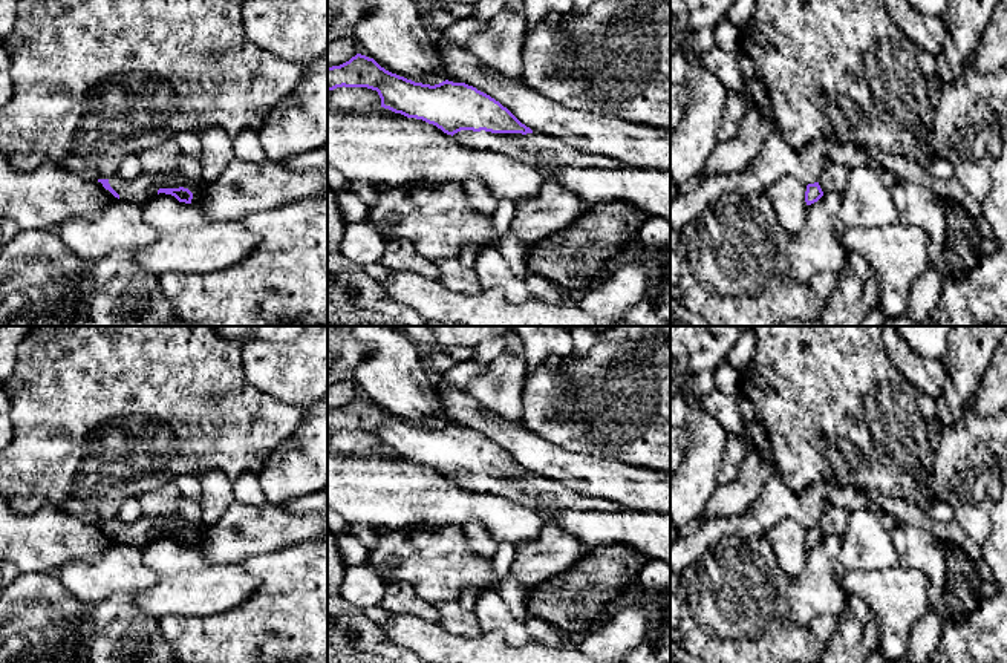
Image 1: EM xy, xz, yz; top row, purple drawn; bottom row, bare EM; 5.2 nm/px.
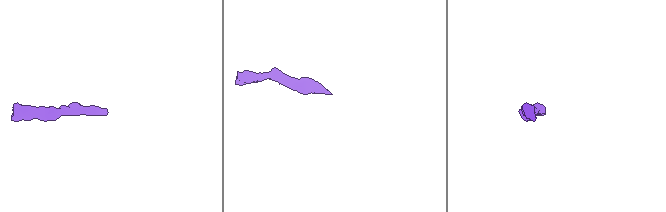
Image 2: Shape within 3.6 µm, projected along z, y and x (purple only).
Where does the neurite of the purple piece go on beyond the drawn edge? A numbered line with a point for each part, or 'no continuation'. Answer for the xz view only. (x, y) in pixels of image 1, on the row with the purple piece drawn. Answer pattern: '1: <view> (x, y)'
1: xz (547, 153)

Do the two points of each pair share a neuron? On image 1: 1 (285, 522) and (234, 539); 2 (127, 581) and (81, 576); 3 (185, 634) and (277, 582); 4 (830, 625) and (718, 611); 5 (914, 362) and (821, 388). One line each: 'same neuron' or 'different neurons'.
1: same neuron
2: same neuron
3: same neuron
4: same neuron
5: different neurons

